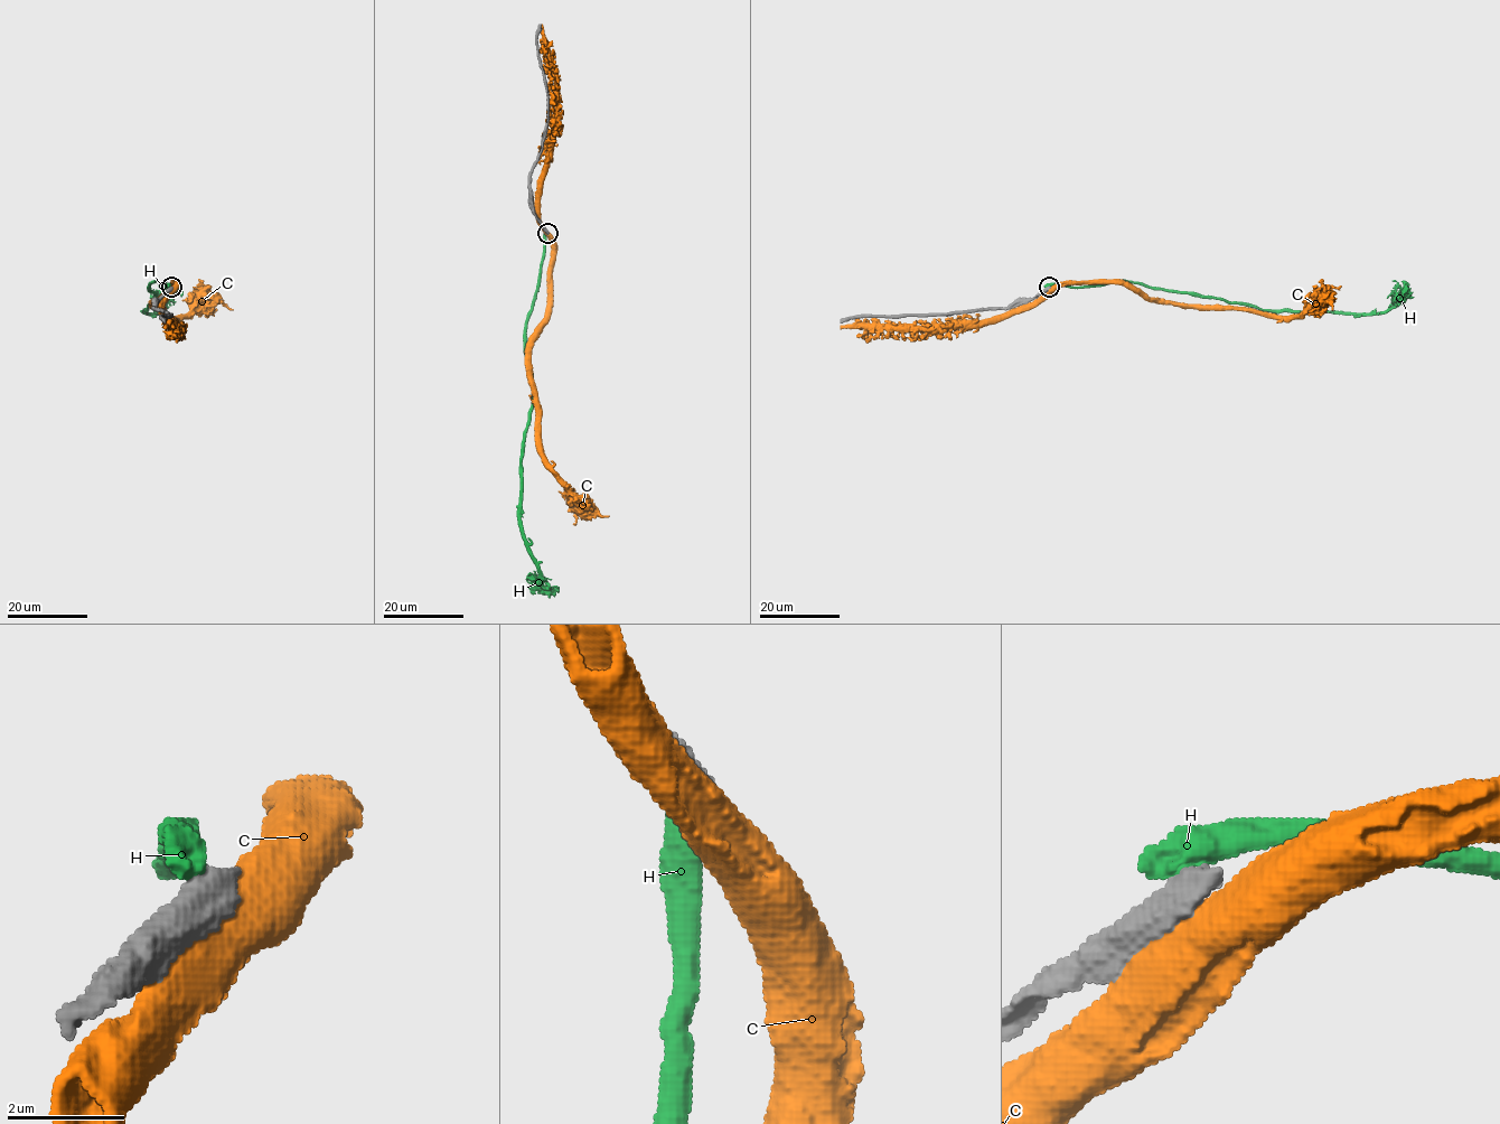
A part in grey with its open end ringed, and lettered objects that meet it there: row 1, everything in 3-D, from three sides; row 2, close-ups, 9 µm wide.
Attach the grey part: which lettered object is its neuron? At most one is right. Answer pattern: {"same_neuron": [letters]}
{"same_neuron": []}

